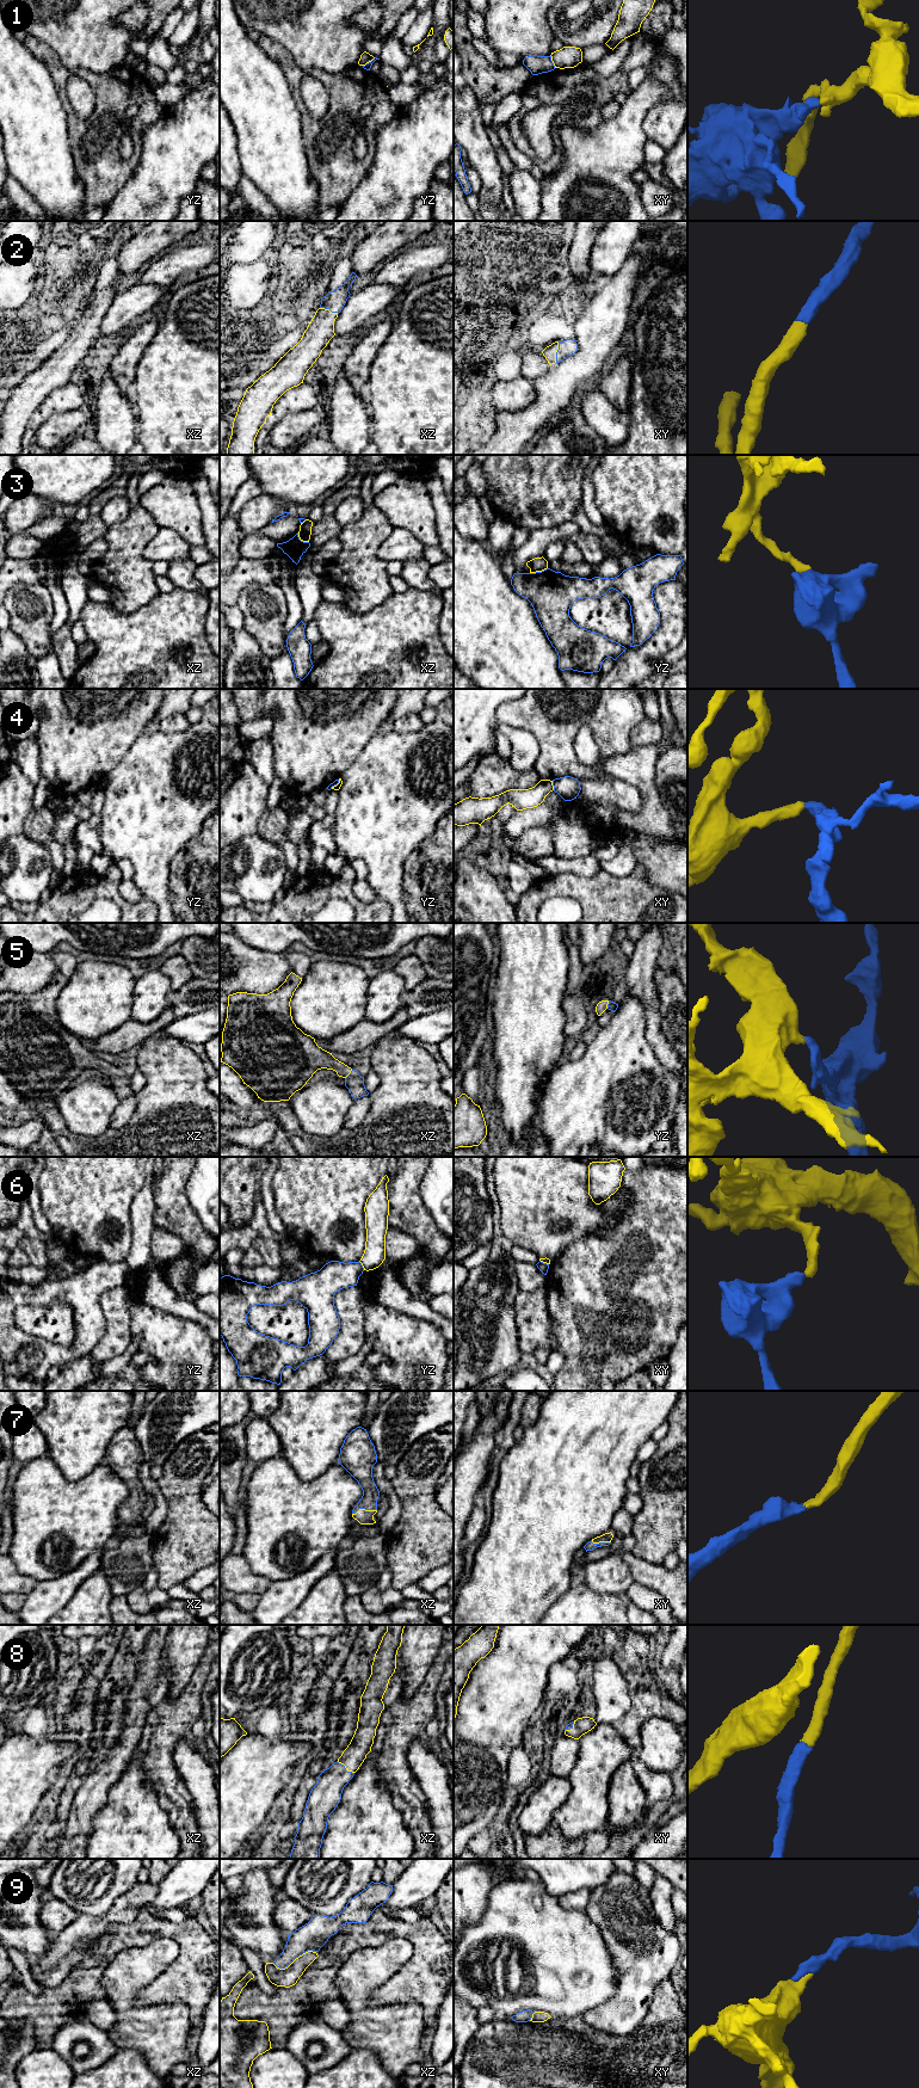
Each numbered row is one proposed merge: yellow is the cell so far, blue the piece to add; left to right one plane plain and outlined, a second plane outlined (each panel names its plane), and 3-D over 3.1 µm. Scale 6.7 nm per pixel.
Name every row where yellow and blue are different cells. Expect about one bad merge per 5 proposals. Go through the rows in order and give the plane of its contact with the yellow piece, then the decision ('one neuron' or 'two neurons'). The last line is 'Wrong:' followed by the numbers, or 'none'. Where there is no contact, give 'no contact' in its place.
1: xy | two neurons
2: xy | one neuron
3: yz | two neurons
4: xy | two neurons
5: xz | one neuron
6: yz | two neurons
7: xz | one neuron
8: xz | one neuron
9: xz | one neuron
Wrong: 1, 3, 4, 6

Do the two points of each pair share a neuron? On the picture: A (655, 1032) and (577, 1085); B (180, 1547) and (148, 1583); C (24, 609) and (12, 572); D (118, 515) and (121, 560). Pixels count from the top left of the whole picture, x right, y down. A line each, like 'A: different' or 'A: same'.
A: different
B: different
C: different
D: different

